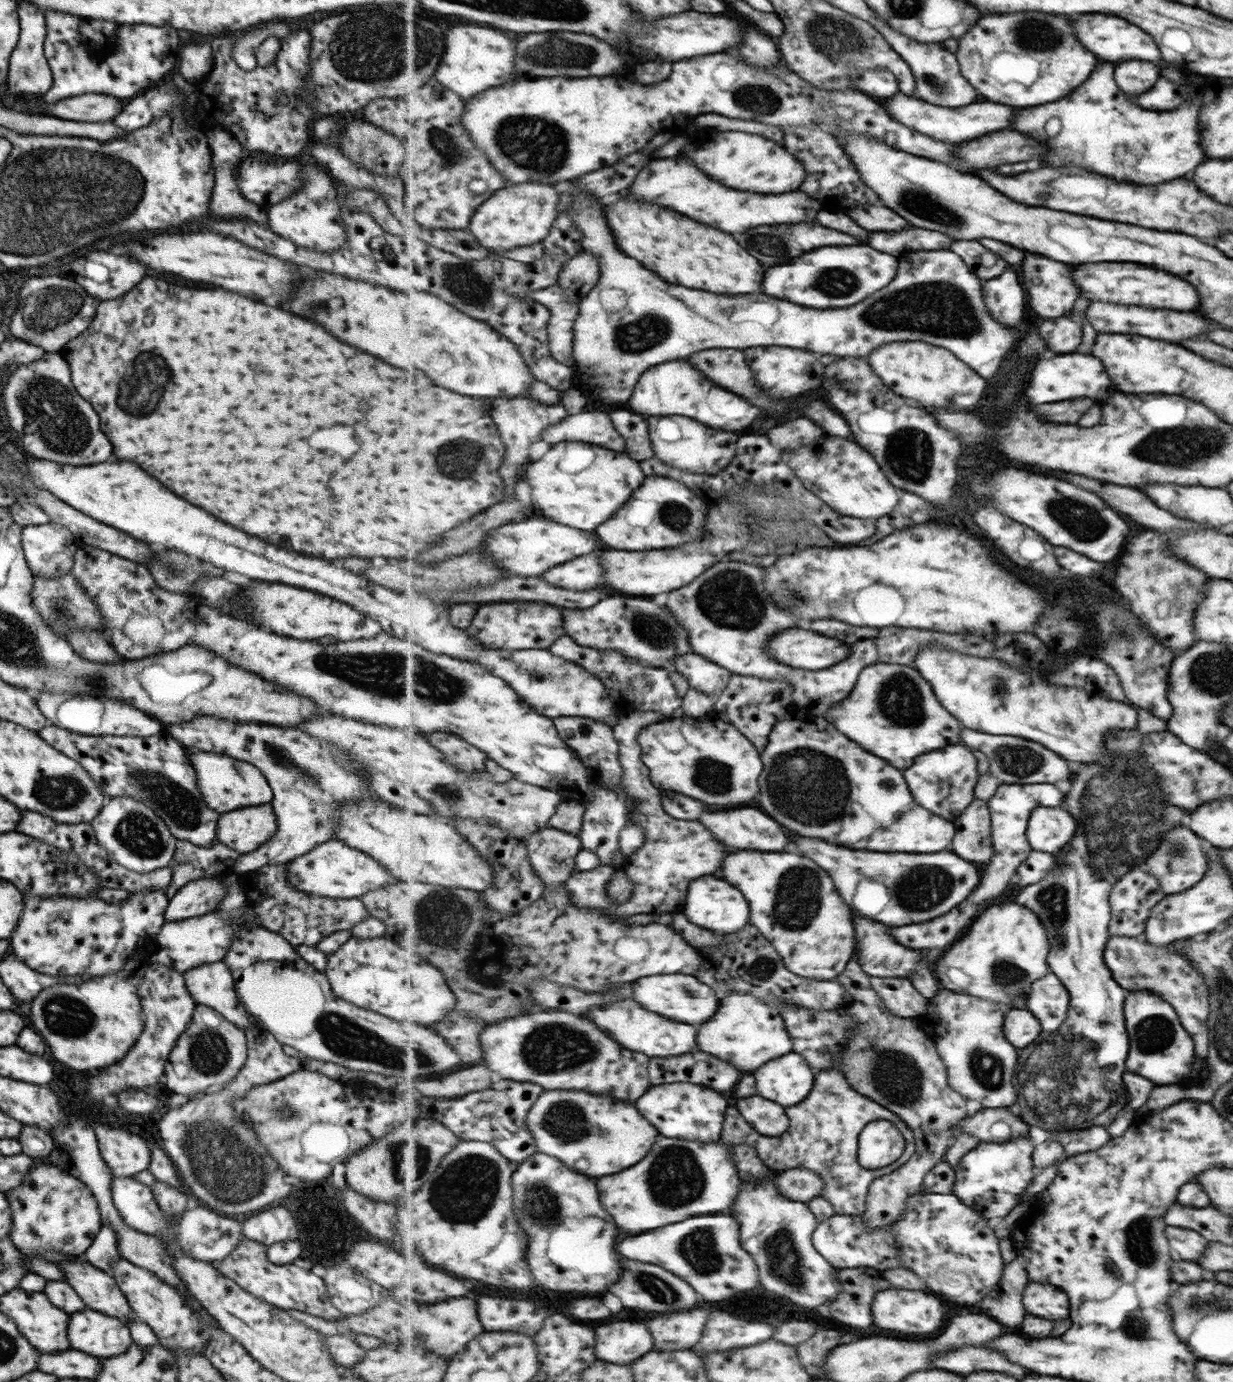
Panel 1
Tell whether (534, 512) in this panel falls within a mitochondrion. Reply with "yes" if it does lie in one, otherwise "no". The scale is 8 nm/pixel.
no

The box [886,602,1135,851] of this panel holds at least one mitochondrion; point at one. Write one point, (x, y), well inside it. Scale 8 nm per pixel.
(1014, 759)

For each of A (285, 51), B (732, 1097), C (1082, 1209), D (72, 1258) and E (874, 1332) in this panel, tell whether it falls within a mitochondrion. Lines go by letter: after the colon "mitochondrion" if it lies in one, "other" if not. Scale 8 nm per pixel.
A: other
B: other
C: other
D: other
E: other

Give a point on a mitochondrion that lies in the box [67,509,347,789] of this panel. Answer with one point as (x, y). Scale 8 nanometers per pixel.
(175, 572)

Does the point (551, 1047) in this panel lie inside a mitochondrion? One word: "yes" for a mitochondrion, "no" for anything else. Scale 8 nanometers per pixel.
yes

